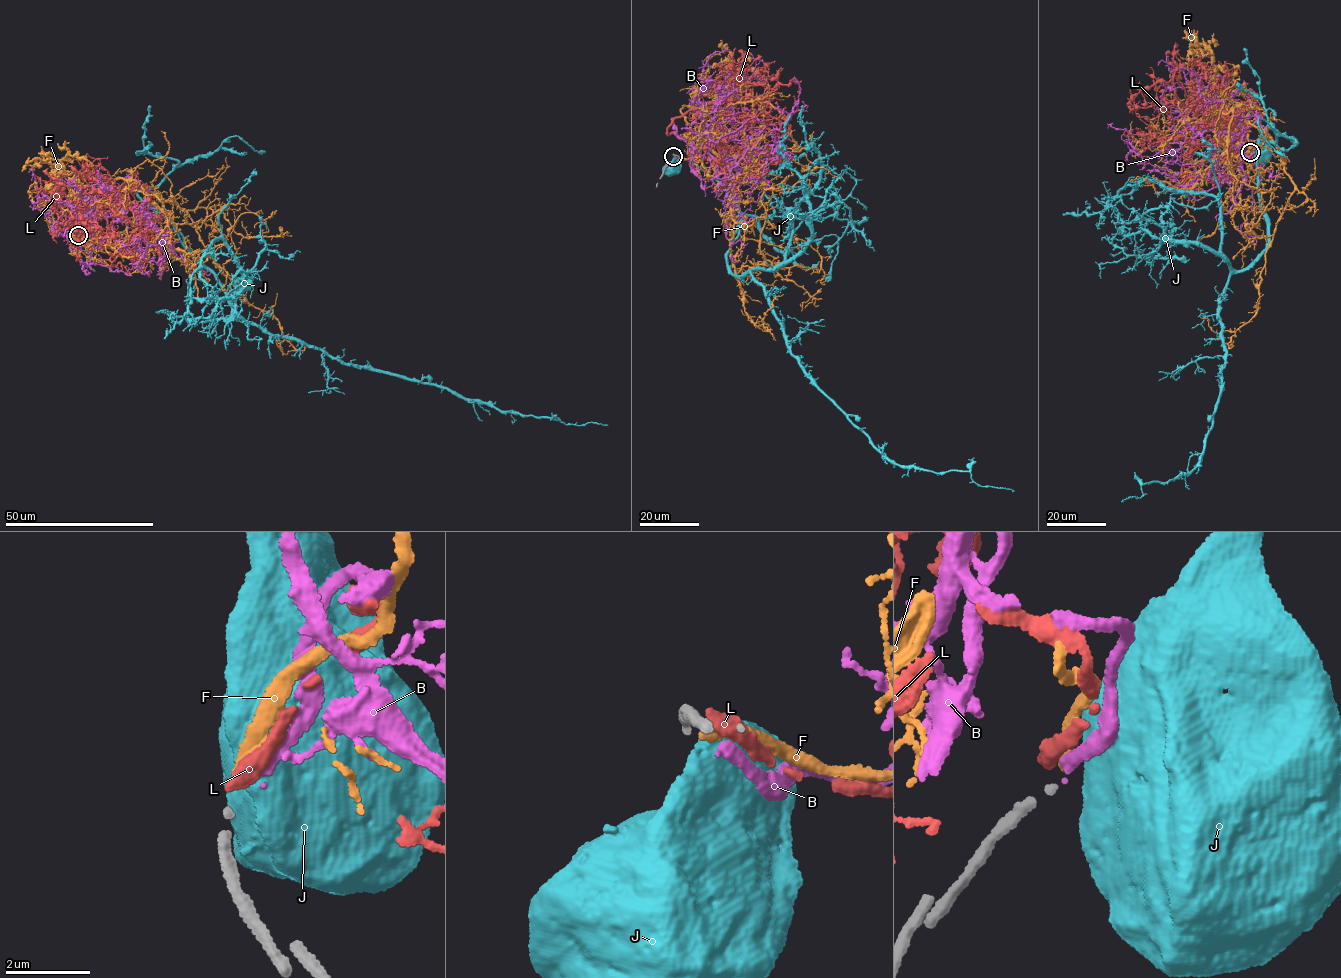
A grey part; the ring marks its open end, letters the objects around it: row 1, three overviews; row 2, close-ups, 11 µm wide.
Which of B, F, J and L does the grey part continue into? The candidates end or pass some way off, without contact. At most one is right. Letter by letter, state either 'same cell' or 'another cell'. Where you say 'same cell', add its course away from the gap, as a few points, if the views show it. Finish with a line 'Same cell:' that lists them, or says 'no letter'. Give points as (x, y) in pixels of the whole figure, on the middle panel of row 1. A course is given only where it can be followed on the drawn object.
B: another cell
F: same cell; course (674, 156), (688, 158), (704, 148), (727, 164), (735, 197), (732, 263), (745, 311), (758, 327), (783, 294)
J: another cell
L: another cell
Same cell: F

